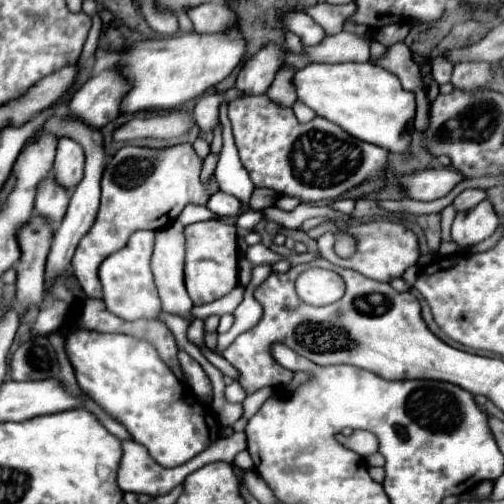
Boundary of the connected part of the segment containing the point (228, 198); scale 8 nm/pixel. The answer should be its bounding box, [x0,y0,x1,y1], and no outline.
[205,192,241,216]

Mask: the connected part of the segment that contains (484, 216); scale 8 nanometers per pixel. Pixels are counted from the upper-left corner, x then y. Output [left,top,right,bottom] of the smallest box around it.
[451,200,499,248]

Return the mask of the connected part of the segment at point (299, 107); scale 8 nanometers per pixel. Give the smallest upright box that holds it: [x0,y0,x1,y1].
[292,101,316,123]

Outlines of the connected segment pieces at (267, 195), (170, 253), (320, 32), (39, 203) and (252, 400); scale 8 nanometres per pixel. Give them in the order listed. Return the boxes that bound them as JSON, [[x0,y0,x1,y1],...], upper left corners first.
[[249,190,275,210],[151,222,195,322],[285,12,327,46],[35,178,69,230],[243,388,275,418]]

